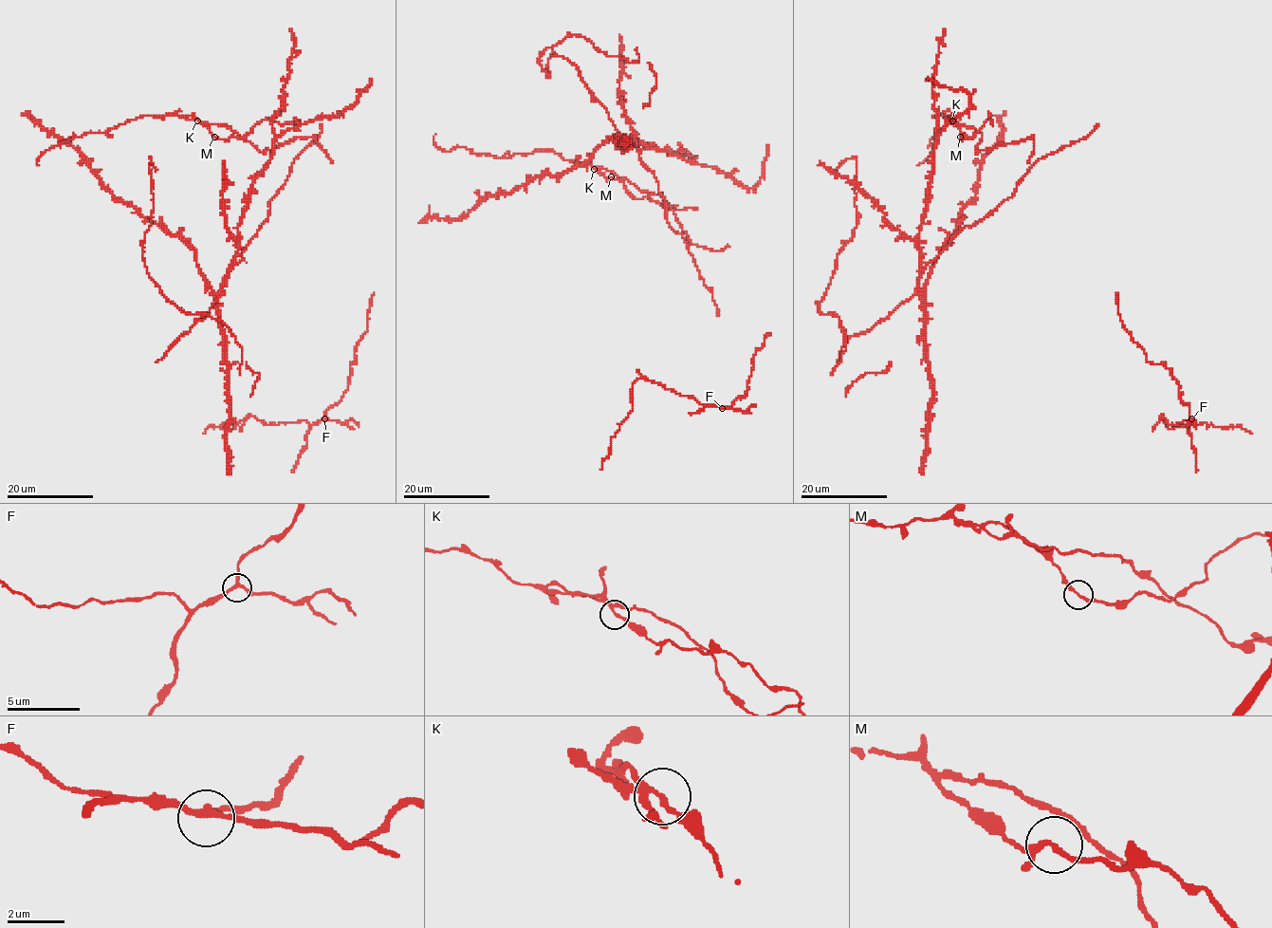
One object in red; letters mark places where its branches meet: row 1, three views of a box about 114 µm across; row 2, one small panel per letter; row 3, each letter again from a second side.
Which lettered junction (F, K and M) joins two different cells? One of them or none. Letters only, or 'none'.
none

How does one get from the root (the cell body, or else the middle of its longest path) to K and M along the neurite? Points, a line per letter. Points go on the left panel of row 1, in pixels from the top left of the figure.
K: (293, 139), (260, 152), (229, 126), (197, 120)
M: (293, 139), (260, 152), (229, 126), (197, 120), (214, 137)

